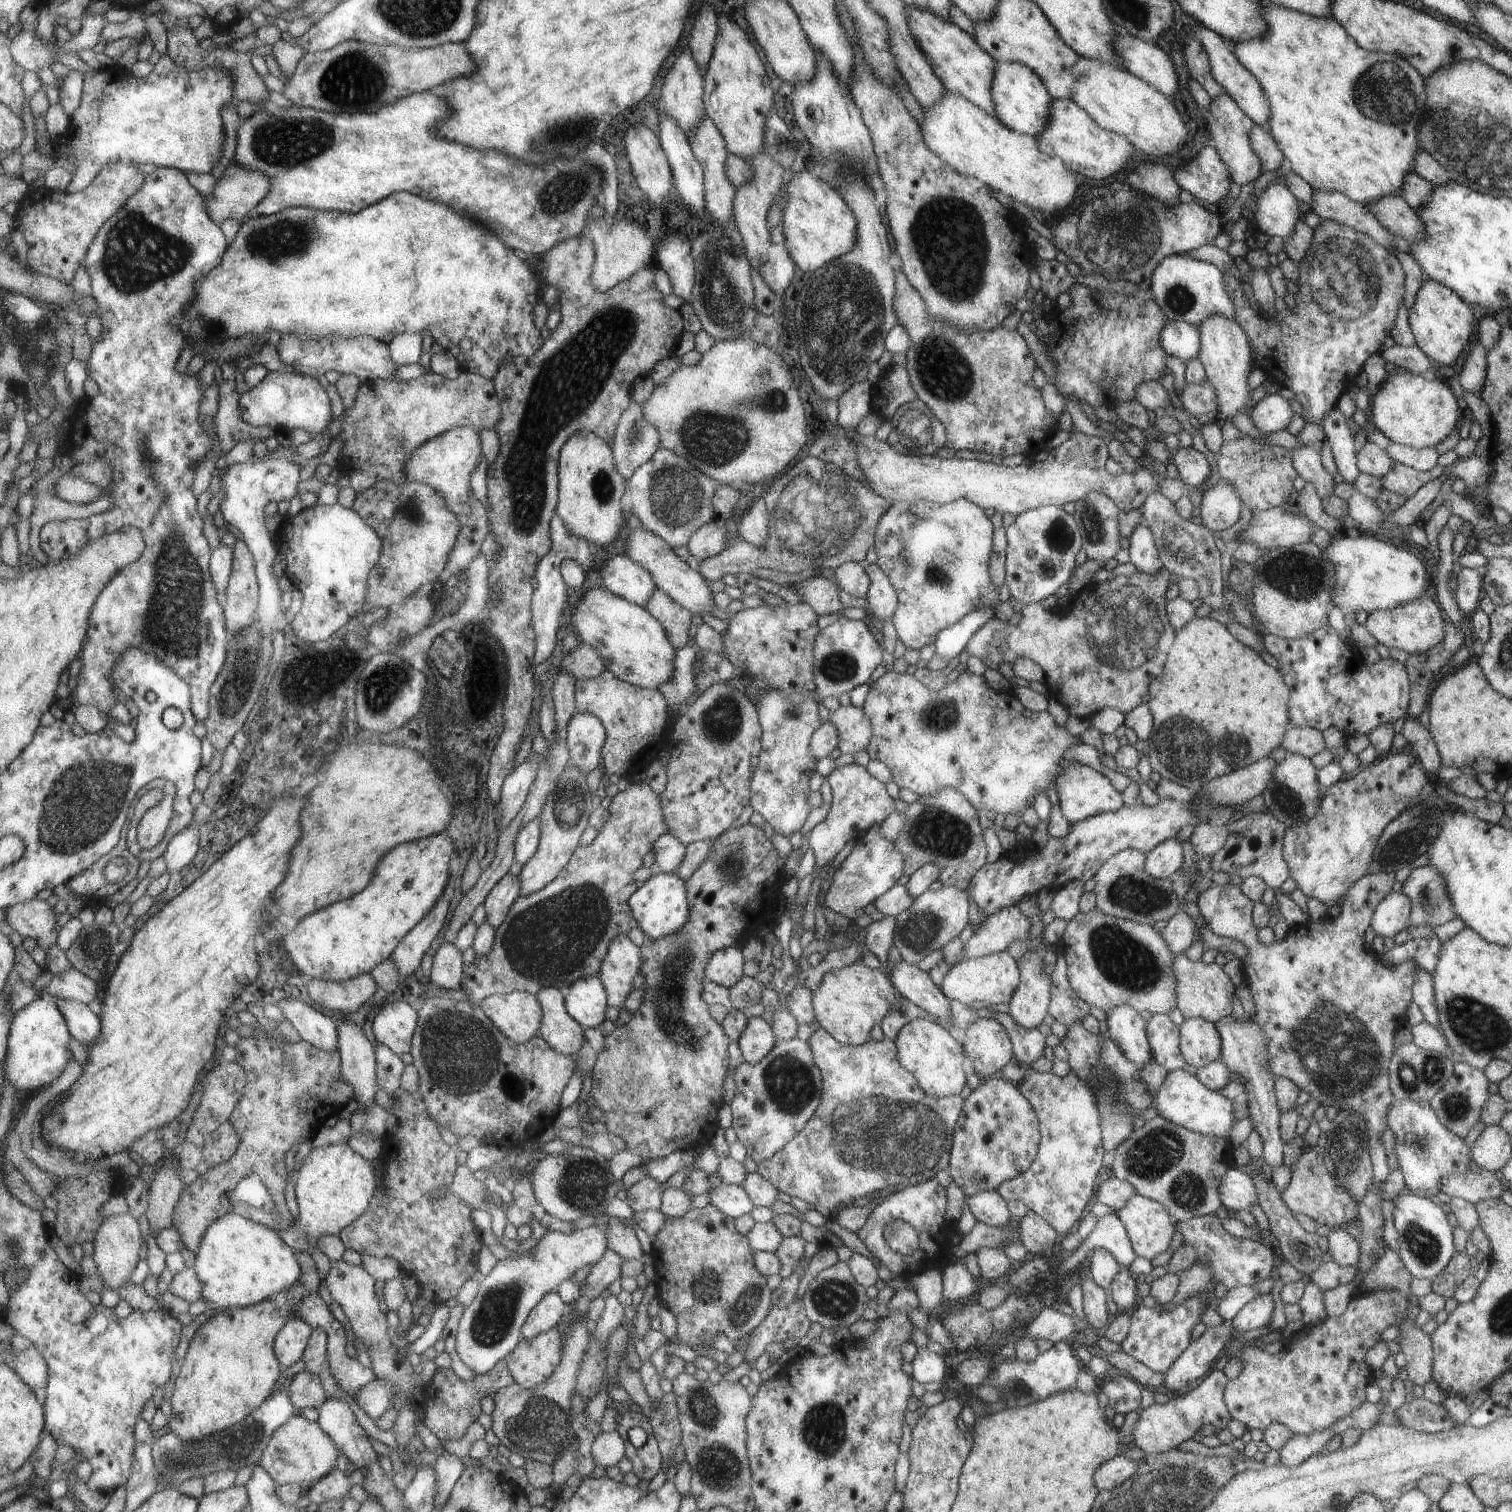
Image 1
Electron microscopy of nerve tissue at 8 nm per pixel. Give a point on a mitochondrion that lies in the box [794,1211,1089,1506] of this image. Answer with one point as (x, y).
(826, 1417)

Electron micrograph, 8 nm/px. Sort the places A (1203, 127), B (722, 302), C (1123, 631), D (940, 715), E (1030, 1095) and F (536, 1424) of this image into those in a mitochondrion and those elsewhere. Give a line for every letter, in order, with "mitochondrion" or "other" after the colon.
A: other
B: mitochondrion
C: mitochondrion
D: mitochondrion
E: other
F: mitochondrion

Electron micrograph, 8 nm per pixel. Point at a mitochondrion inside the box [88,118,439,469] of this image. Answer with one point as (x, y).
(137, 254)

